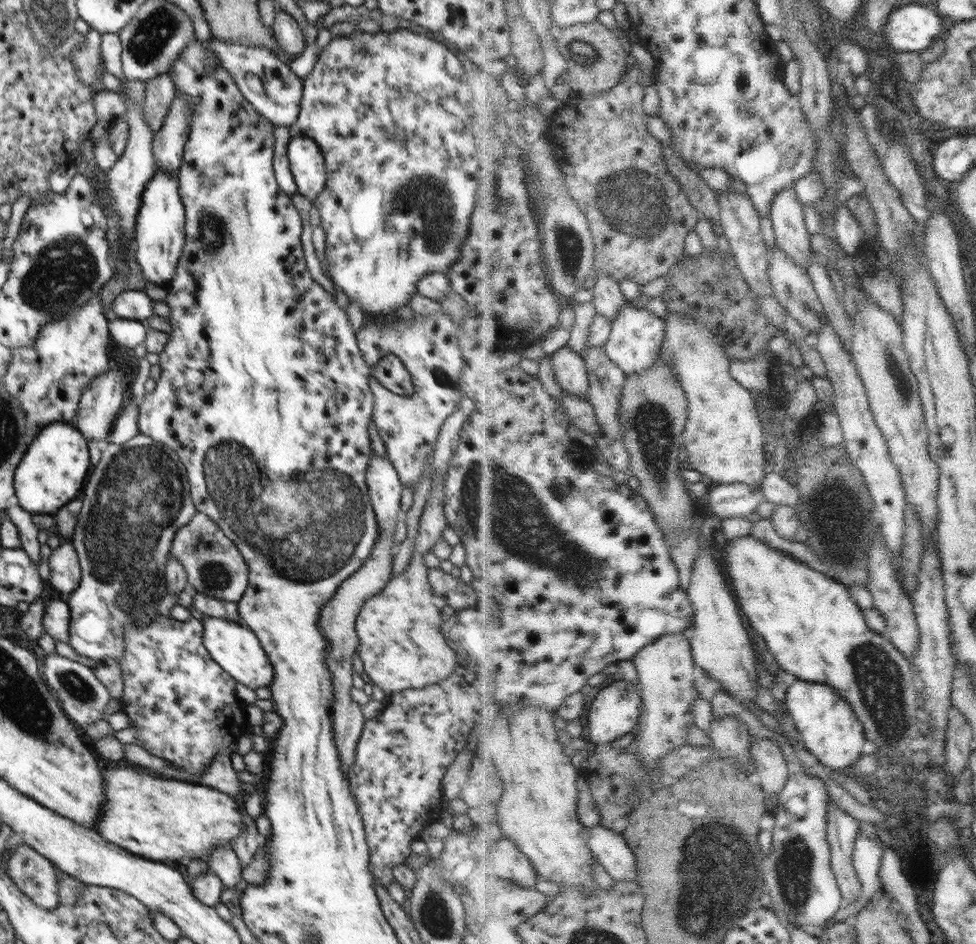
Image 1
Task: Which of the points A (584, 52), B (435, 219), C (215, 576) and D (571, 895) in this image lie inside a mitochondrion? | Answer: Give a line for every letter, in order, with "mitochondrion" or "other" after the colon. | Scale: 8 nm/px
A: mitochondrion
B: mitochondrion
C: mitochondrion
D: other

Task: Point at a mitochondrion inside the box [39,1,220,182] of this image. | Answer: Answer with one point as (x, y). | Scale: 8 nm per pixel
(147, 40)

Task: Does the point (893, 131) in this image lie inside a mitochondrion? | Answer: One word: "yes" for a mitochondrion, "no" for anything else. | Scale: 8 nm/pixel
no

